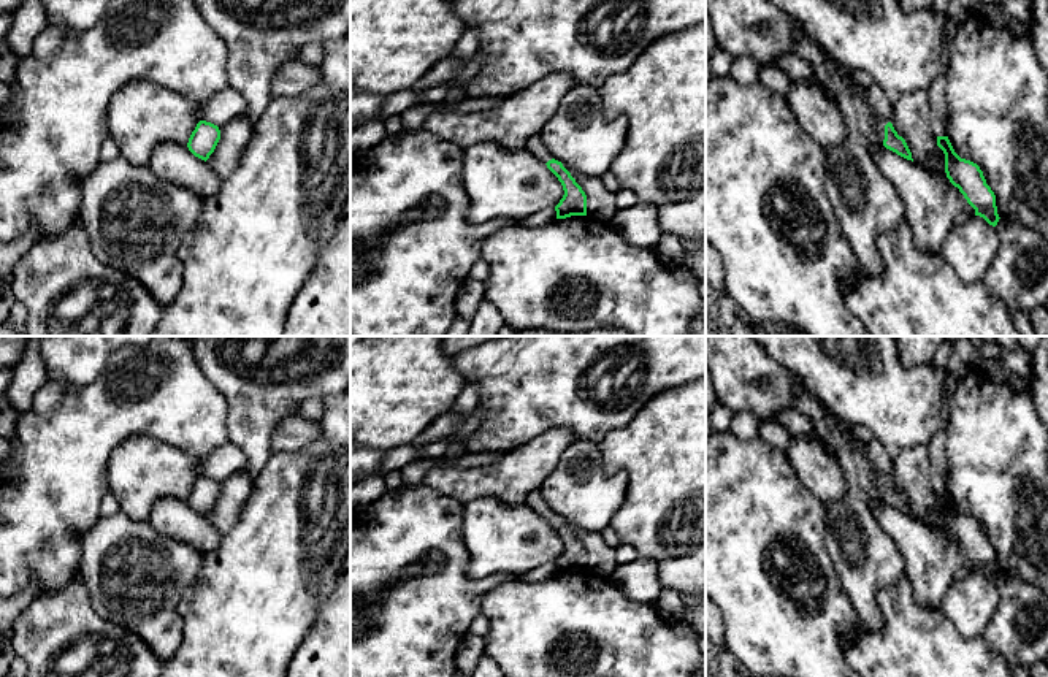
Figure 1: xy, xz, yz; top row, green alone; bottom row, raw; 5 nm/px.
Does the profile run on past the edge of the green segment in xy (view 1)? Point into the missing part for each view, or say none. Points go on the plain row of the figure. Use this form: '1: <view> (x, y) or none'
1: none

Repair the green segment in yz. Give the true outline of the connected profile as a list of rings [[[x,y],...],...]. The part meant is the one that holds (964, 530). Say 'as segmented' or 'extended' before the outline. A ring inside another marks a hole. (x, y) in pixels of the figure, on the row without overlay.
as segmented; [[[937,491],[937,501],[945,509],[945,528],[950,537],[959,544],[967,558],[975,564],[975,571],[983,572],[989,580],[999,577],[996,550],[986,539],[980,522],[970,515],[961,514],[948,491]]]

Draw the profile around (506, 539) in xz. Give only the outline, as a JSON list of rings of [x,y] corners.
[[[482,495],[463,503],[463,541],[469,552],[469,579],[506,574],[522,579],[523,574],[557,561],[564,550],[558,533],[526,504],[507,506],[495,496]]]

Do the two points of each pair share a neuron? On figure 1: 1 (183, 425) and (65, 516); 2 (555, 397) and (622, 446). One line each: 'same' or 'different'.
1: same
2: different

